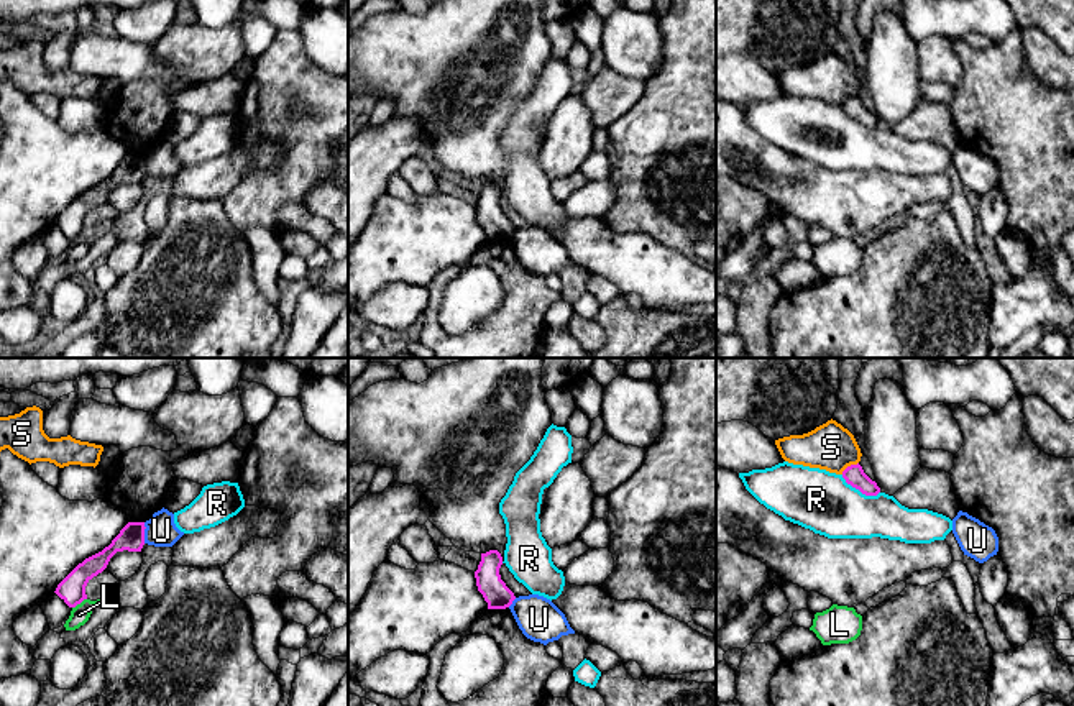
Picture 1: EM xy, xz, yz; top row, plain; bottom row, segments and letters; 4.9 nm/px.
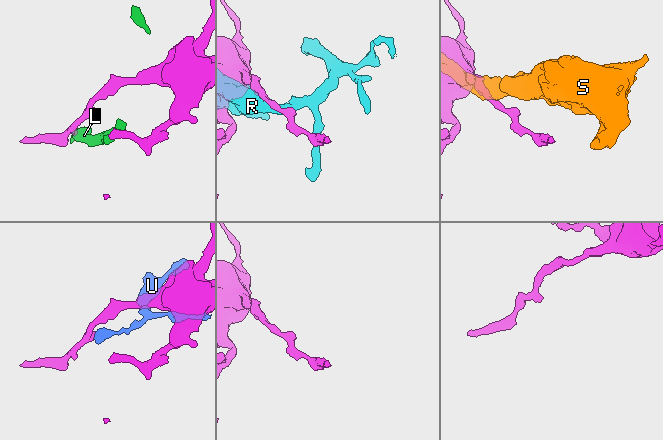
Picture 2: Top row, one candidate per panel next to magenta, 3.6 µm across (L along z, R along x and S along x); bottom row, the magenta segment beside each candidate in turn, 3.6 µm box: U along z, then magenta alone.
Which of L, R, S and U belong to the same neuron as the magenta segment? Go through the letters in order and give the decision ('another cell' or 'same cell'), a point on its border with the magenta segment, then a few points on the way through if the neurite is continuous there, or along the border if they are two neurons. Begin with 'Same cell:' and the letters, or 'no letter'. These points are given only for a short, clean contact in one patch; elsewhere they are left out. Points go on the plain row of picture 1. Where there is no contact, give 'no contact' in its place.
Same cell: no letter
L: another cell; contact xy (79, 235)
R: another cell; contact yz (859, 122)
S: another cell; contact yz (851, 97)
U: another cell; contact xy (143, 165); border xy (143, 155), (145, 174)

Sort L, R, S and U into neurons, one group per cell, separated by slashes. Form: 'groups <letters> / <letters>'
groups L / R / S / U

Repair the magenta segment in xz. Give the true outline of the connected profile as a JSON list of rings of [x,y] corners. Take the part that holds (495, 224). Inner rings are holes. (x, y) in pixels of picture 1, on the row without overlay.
[[[489,182],[481,186],[481,194],[475,204],[478,223],[488,235],[488,241],[506,241],[516,232],[514,225],[501,212],[501,197],[501,186],[498,182]]]

